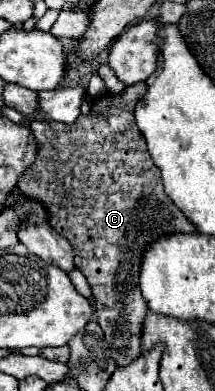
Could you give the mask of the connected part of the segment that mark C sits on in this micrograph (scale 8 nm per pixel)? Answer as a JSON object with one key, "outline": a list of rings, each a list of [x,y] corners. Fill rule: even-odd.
{"outline":[[[137,82],[127,86],[121,96],[103,94],[91,100],[89,116],[79,116],[73,124],[59,122],[29,122],[29,128],[37,142],[37,158],[25,174],[21,174],[17,186],[21,196],[41,202],[49,210],[49,224],[61,236],[69,240],[75,250],[75,266],[85,274],[93,288],[93,304],[97,314],[97,324],[101,326],[105,340],[111,350],[111,358],[117,366],[129,366],[129,362],[139,358],[141,352],[141,328],[147,314],[147,304],[139,290],[139,260],[147,244],[163,234],[173,232],[195,232],[193,222],[181,214],[173,200],[165,194],[159,168],[153,164],[145,138],[135,124],[135,104],[145,94],[145,84]]]}

